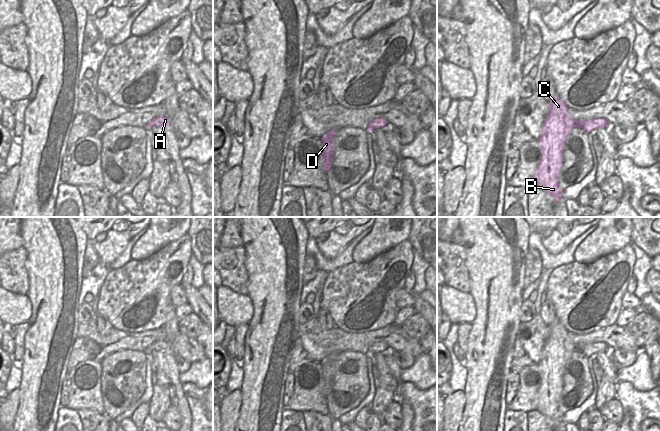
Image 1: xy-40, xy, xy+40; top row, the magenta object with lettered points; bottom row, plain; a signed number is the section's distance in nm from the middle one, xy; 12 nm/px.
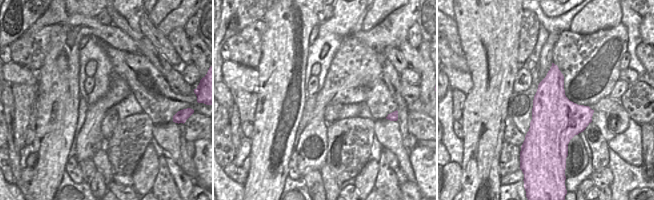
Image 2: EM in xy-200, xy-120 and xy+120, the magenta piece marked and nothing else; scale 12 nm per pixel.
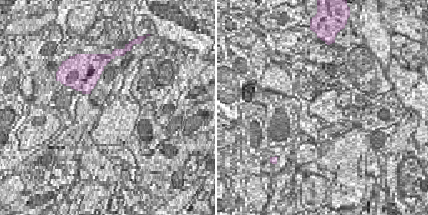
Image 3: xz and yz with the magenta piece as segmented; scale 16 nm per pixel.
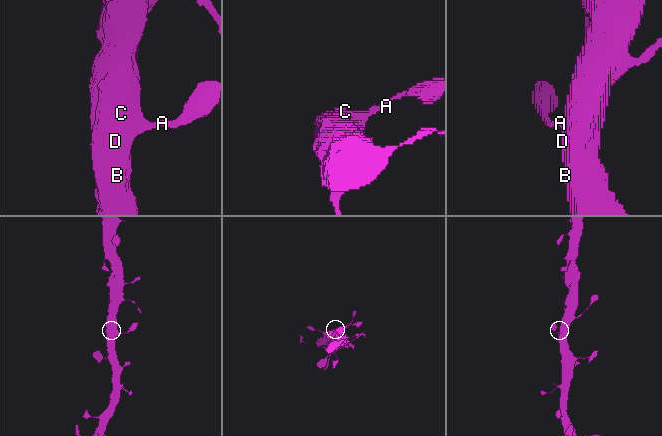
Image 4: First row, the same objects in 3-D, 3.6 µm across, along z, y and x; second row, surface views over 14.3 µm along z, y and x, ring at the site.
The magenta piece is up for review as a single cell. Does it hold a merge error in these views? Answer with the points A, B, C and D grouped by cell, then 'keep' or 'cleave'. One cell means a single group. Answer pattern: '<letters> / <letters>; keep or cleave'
A B C D; keep

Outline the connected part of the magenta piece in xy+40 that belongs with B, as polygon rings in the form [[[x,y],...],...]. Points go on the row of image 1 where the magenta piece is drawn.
[[[556,95],[550,102],[550,111],[544,120],[542,135],[537,140],[541,149],[541,160],[532,176],[533,187],[547,192],[554,198],[554,202],[559,202],[564,191],[560,188],[558,177],[560,175],[564,157],[562,155],[565,147],[565,141],[570,132],[575,127],[581,127],[587,134],[598,128],[610,127],[611,125],[606,119],[589,119],[589,120],[574,120],[568,114],[568,106]]]

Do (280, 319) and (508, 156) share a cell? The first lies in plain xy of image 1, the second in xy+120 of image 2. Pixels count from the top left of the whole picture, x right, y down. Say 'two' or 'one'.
two

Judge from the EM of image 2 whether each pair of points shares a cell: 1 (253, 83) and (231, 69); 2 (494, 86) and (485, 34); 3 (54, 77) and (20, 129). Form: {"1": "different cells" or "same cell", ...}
{"1": "same cell", "2": "same cell", "3": "different cells"}

